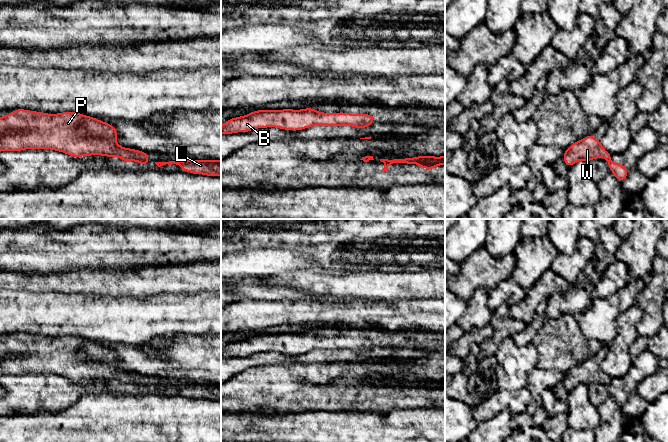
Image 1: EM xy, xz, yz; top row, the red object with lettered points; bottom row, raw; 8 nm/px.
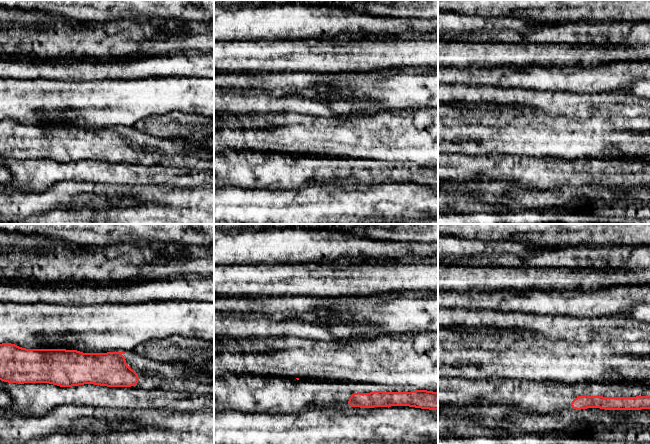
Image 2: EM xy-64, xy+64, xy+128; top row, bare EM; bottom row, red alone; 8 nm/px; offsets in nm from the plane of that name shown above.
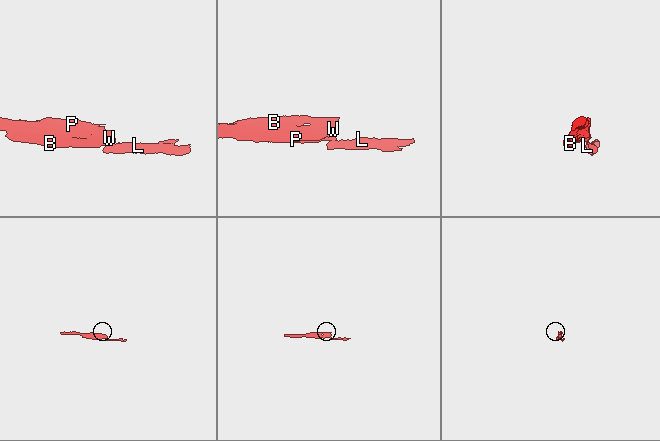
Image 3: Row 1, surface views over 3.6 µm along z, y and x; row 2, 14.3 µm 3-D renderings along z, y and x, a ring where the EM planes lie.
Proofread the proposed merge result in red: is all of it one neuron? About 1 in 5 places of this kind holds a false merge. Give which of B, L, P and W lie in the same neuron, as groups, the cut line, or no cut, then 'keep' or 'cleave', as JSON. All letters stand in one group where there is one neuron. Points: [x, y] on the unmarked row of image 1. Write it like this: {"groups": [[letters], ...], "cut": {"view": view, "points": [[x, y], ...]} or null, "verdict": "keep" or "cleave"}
{"groups": [["B", "P", "W"], ["L"]], "cut": {"view": "xy", "points": [[140, 385], [147, 386]]}, "verdict": "cleave"}

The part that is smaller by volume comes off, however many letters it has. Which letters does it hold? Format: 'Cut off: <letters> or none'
Cut off: L

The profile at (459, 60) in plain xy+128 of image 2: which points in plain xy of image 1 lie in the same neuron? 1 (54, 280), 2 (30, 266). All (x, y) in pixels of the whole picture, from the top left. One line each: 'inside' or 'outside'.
1: inside
2: outside

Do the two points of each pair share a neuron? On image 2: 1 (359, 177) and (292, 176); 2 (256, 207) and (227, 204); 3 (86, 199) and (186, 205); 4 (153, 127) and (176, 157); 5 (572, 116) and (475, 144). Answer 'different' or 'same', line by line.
1: same
2: same
3: different
4: different
5: same

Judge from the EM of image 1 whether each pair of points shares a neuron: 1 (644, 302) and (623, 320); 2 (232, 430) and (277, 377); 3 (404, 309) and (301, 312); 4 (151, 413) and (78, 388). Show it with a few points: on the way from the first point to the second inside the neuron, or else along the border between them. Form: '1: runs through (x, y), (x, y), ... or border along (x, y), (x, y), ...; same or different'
1: border along (636, 304), (643, 312), (636, 325), (637, 329); different
2: border along (252, 411), (240, 411), (231, 414); different
3: runs through (378, 314), (327, 314); same
4: border along (85, 394), (65, 408); different

